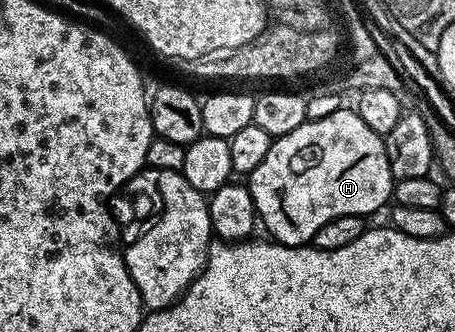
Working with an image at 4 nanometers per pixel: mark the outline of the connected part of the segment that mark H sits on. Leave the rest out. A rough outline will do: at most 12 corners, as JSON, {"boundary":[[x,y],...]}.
{"boundary":[[337,109],[273,138],[257,220],[305,246],[392,197],[385,140]]}

